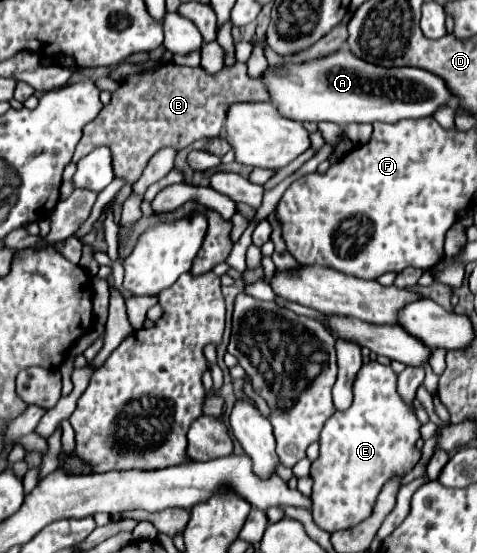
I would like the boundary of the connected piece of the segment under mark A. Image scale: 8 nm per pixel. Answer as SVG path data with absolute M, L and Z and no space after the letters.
M348 49L336 51L302 65L266 69L262 81L272 95L270 103L280 115L296 121L348 123L396 123L400 119L432 117L442 105L450 105L454 93L444 79L418 67L380 67L354 57Z

